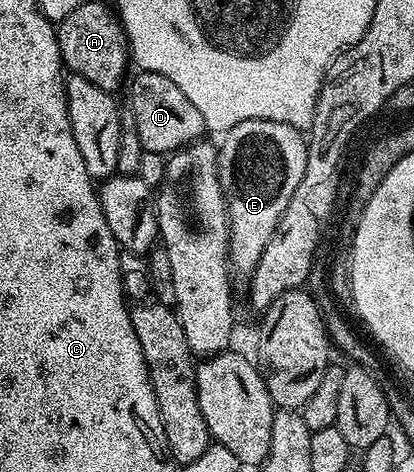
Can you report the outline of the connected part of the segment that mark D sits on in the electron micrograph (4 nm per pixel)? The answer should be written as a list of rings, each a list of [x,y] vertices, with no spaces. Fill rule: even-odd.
[[[145,71],[130,85],[130,105],[128,111],[134,117],[134,126],[140,135],[140,143],[147,154],[173,154],[185,145],[193,145],[207,132],[204,119],[195,105],[185,97],[184,91],[172,83],[172,79],[164,79],[164,75],[156,75]]]

